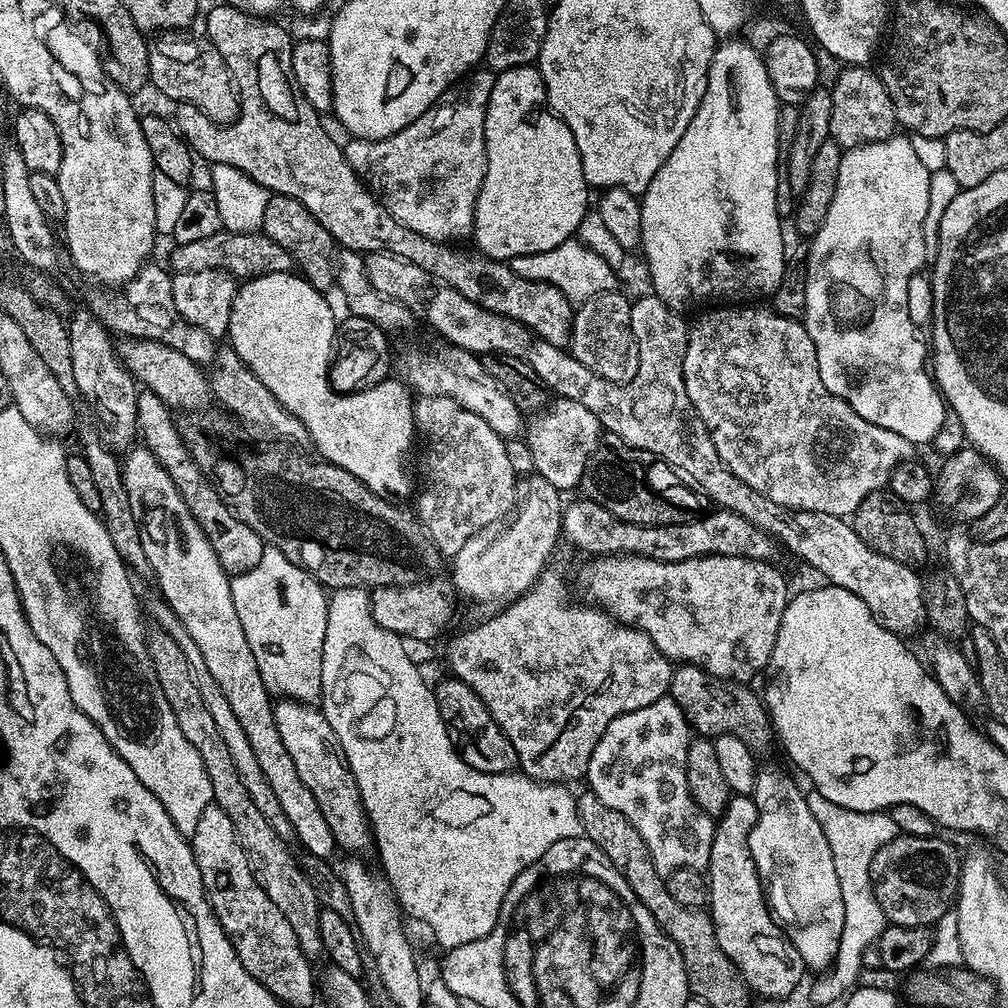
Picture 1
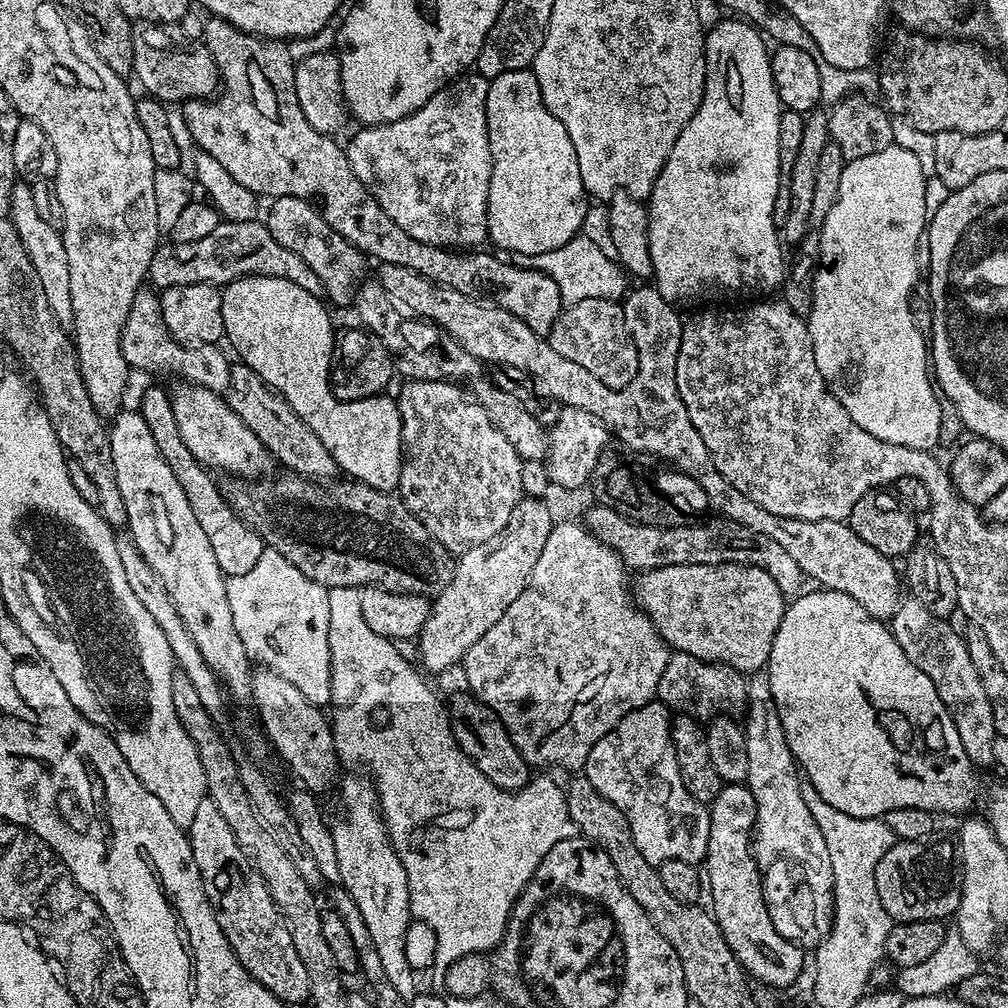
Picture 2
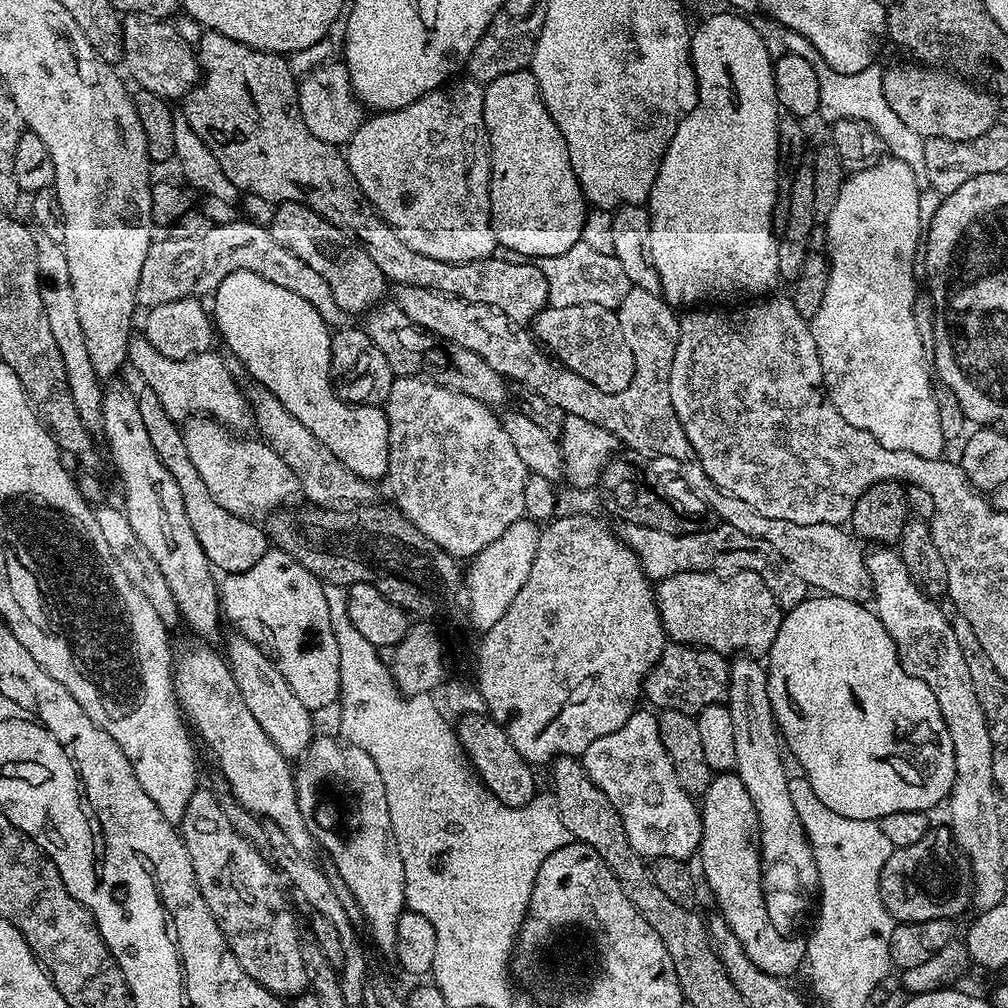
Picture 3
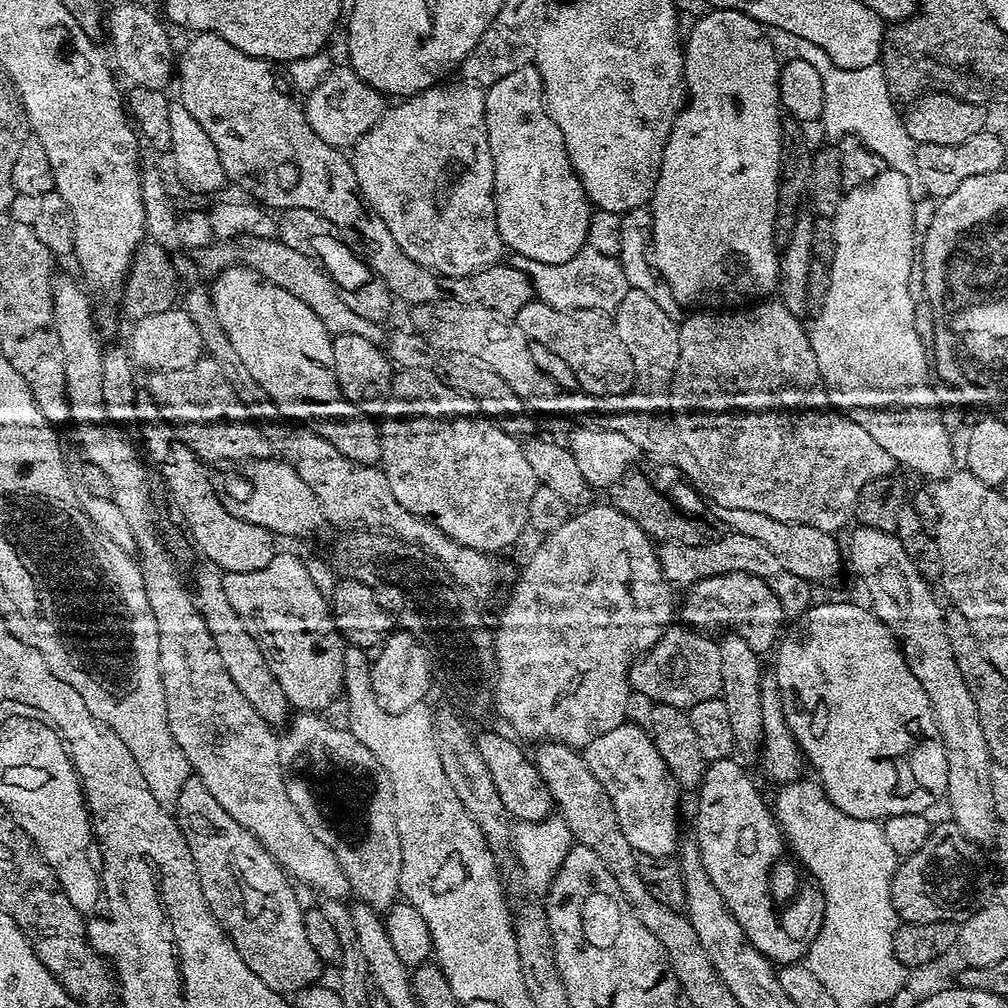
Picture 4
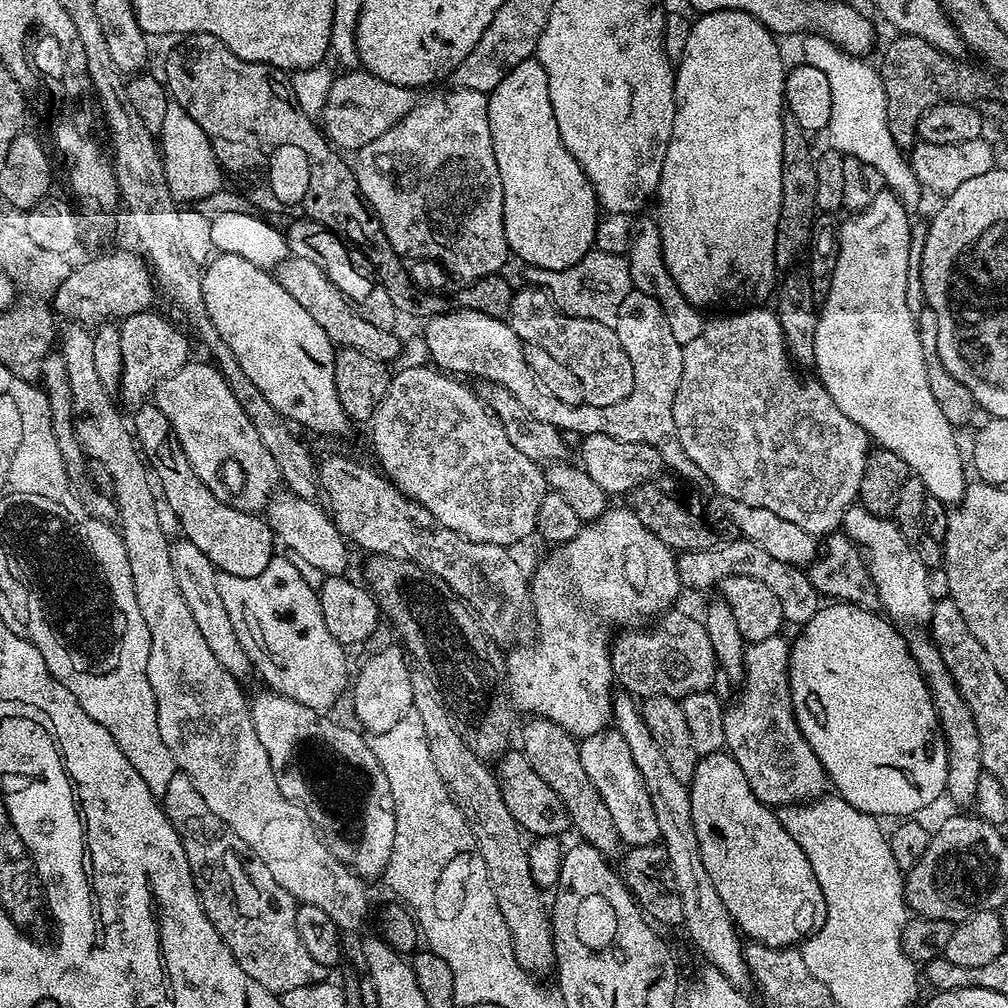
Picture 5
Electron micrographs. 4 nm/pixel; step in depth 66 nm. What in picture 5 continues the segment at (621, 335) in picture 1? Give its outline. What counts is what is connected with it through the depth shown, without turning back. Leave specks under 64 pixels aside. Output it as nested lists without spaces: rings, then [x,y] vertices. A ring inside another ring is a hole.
[[[527,287],[521,292],[520,289],[513,291],[512,301],[506,313],[506,319],[514,334],[518,334],[518,338],[524,341],[525,345],[532,347],[533,344],[534,347],[541,348],[550,359],[557,360],[580,383],[580,388],[584,391],[583,403],[606,407],[622,402],[635,385],[636,366],[632,365],[630,358],[626,356],[615,327],[612,324],[568,316],[552,303],[552,299],[543,288]]]

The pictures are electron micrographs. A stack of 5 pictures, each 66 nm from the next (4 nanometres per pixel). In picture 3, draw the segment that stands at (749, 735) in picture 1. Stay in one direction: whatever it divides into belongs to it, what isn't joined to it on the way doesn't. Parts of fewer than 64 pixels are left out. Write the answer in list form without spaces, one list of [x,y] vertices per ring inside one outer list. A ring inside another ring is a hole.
[[[669,643],[644,679],[643,699],[648,699],[656,710],[682,710],[695,716],[706,706],[719,704],[727,697],[728,666],[729,661],[721,653],[709,648]]]

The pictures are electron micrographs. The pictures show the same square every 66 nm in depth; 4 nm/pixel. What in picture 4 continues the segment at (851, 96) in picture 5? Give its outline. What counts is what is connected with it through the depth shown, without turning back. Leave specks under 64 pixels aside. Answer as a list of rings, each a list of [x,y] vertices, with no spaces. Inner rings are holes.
[[[879,63],[872,64],[866,70],[868,80],[832,80],[825,79],[824,82],[824,109],[819,118],[819,123],[824,124],[824,128],[828,132],[833,132],[836,138],[845,136],[855,136],[857,140],[861,140],[871,152],[878,154],[878,158],[884,160],[885,165],[891,171],[900,172],[909,178],[915,177],[916,174],[916,150],[917,143],[910,138],[910,134],[904,125],[903,115],[898,111],[897,101],[892,99],[888,83],[884,77],[884,69]]]

